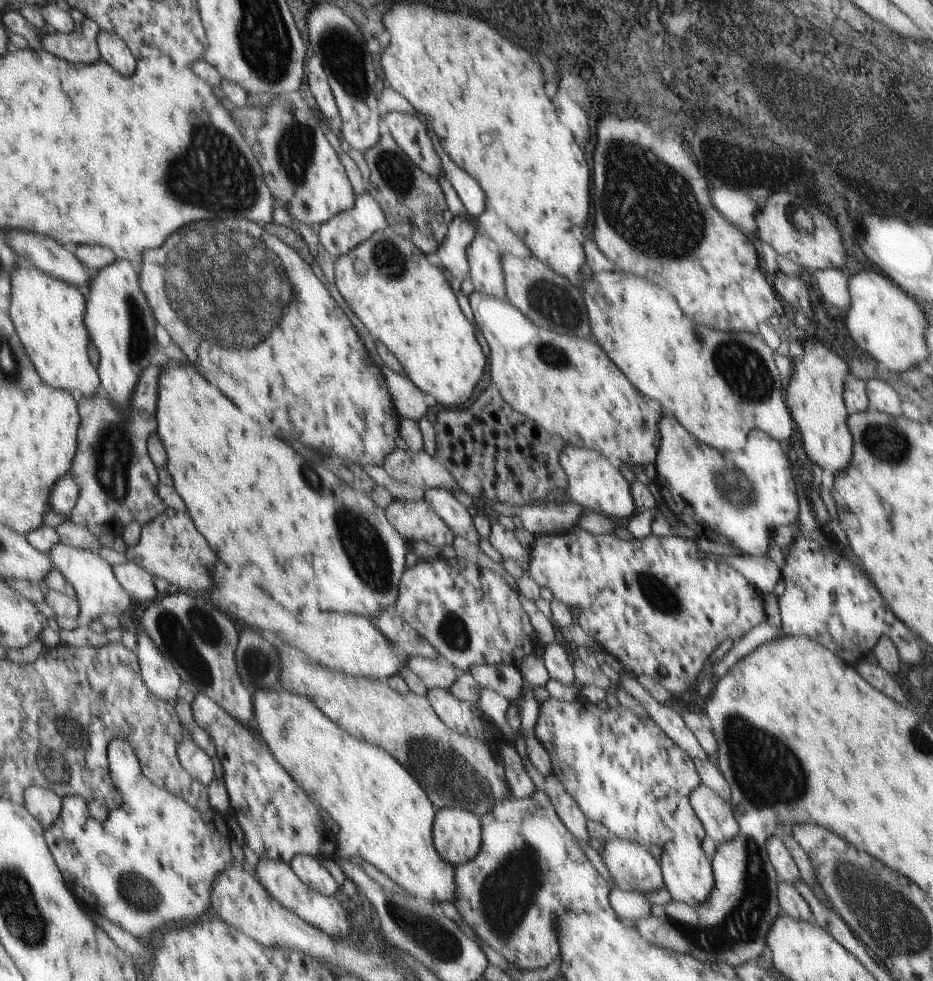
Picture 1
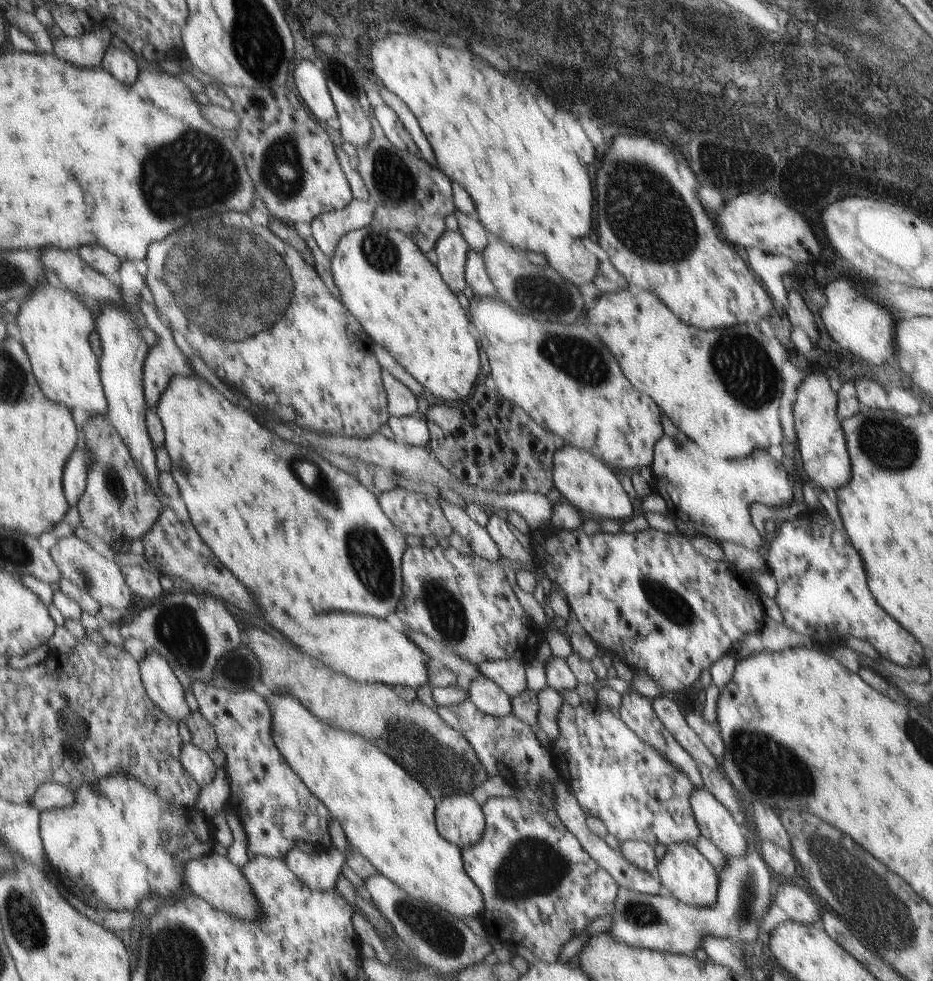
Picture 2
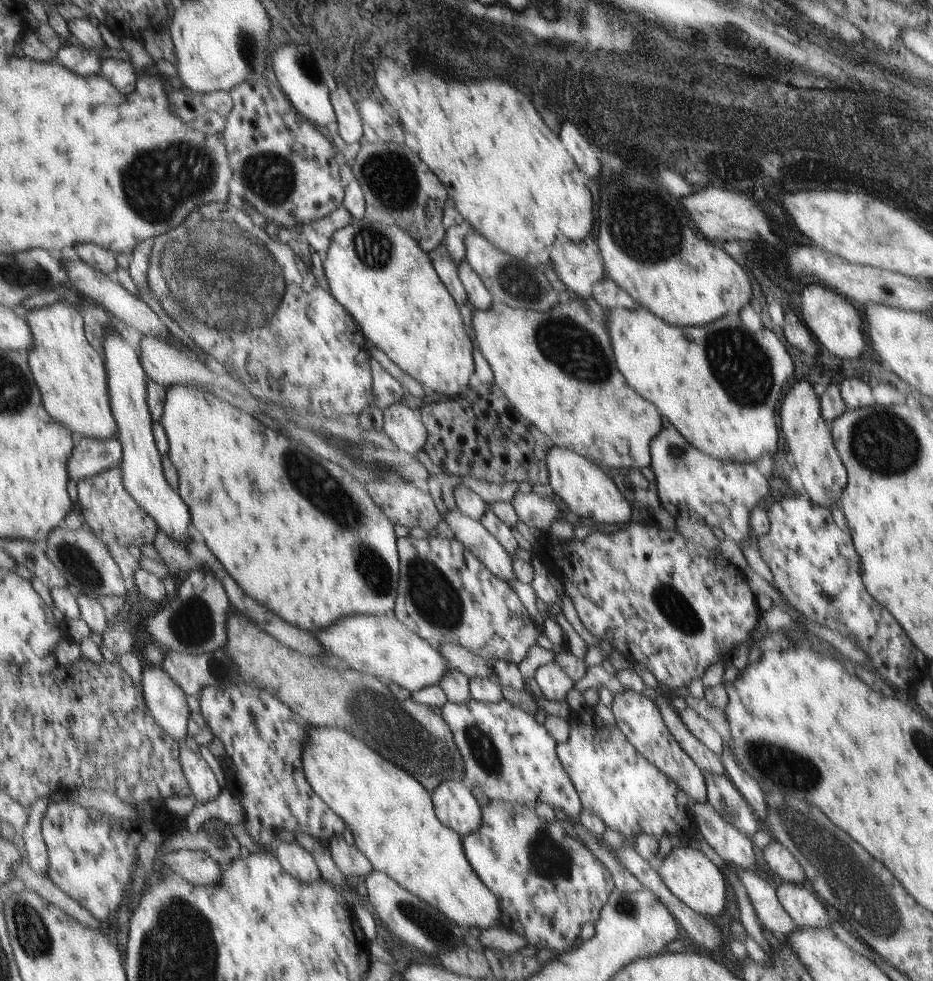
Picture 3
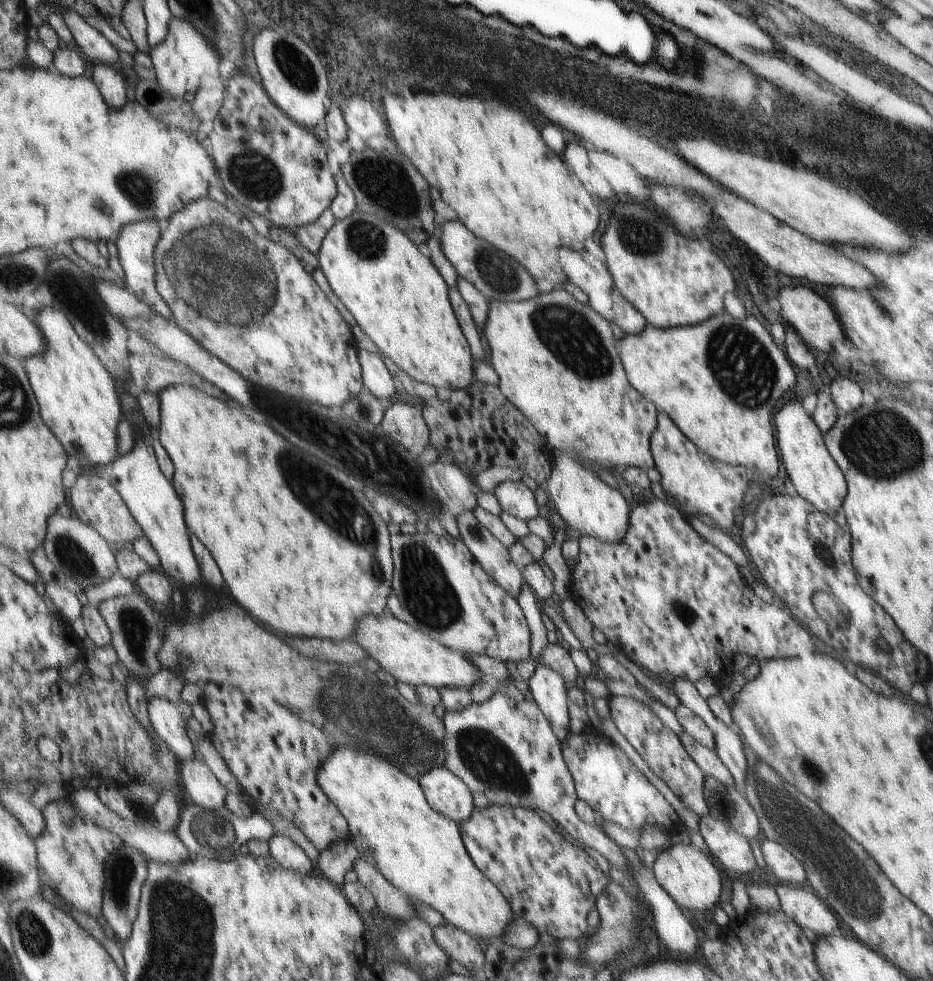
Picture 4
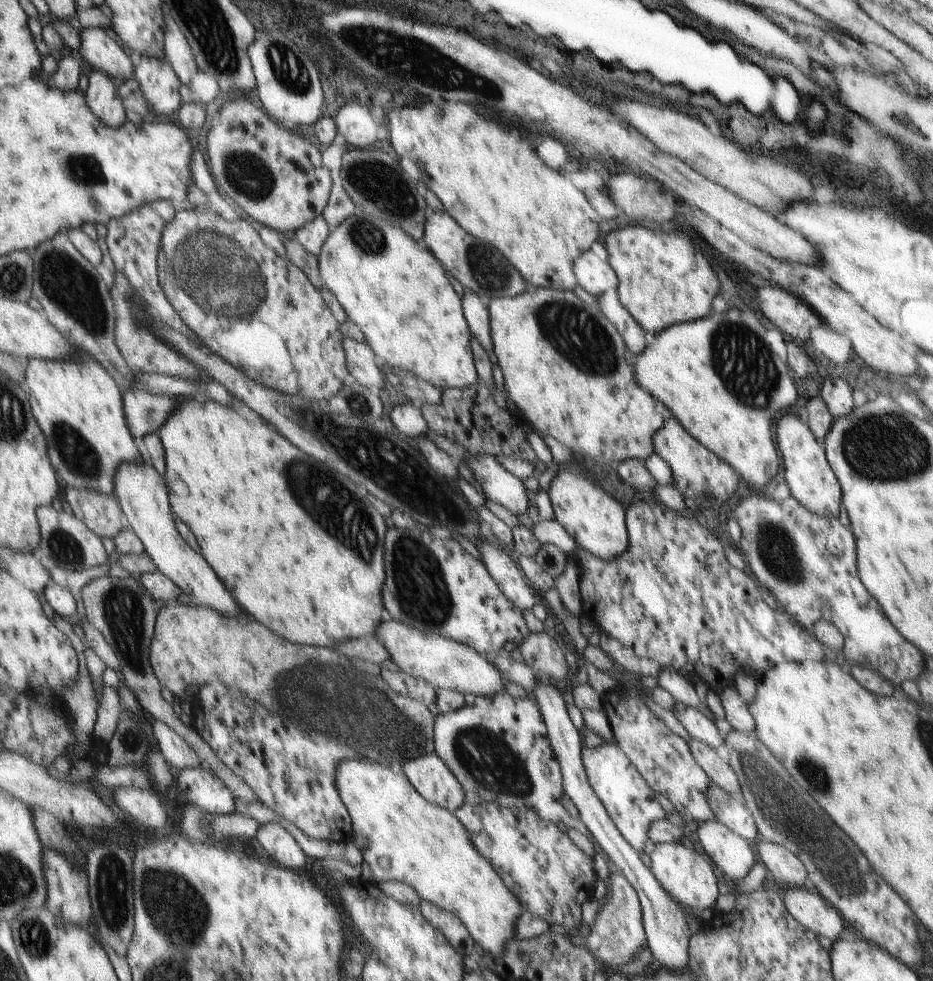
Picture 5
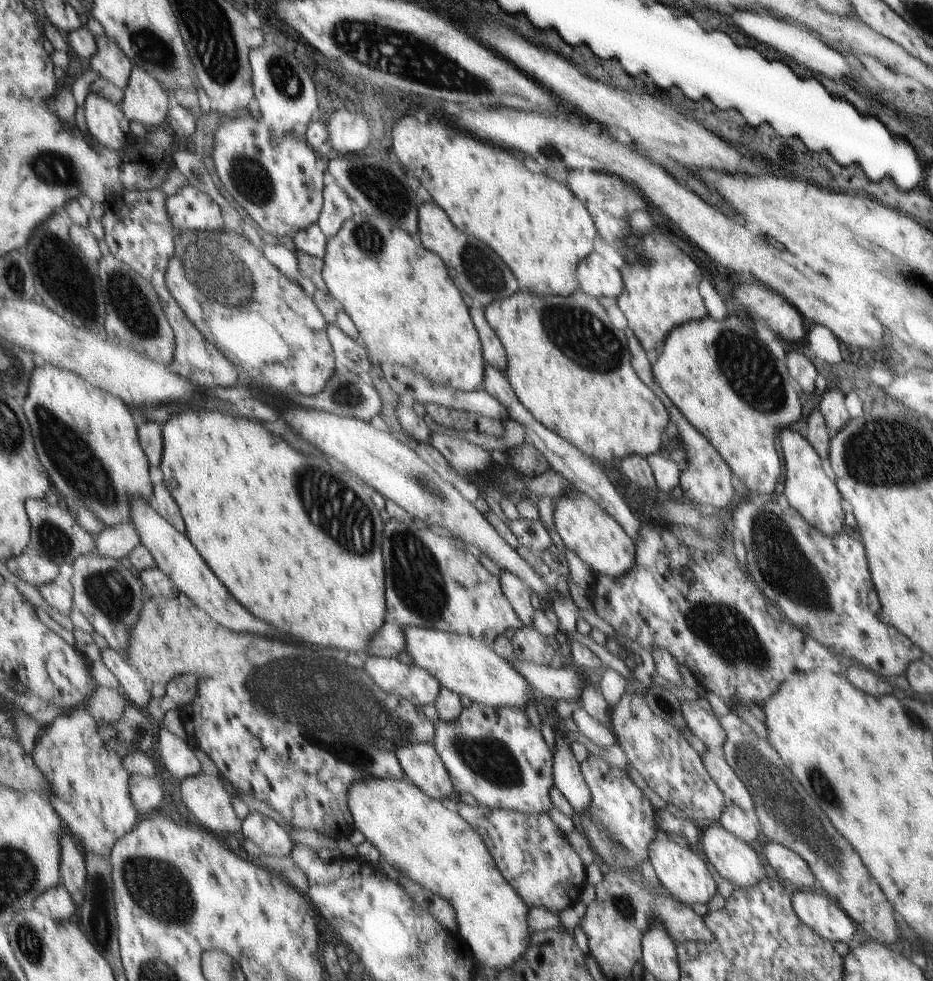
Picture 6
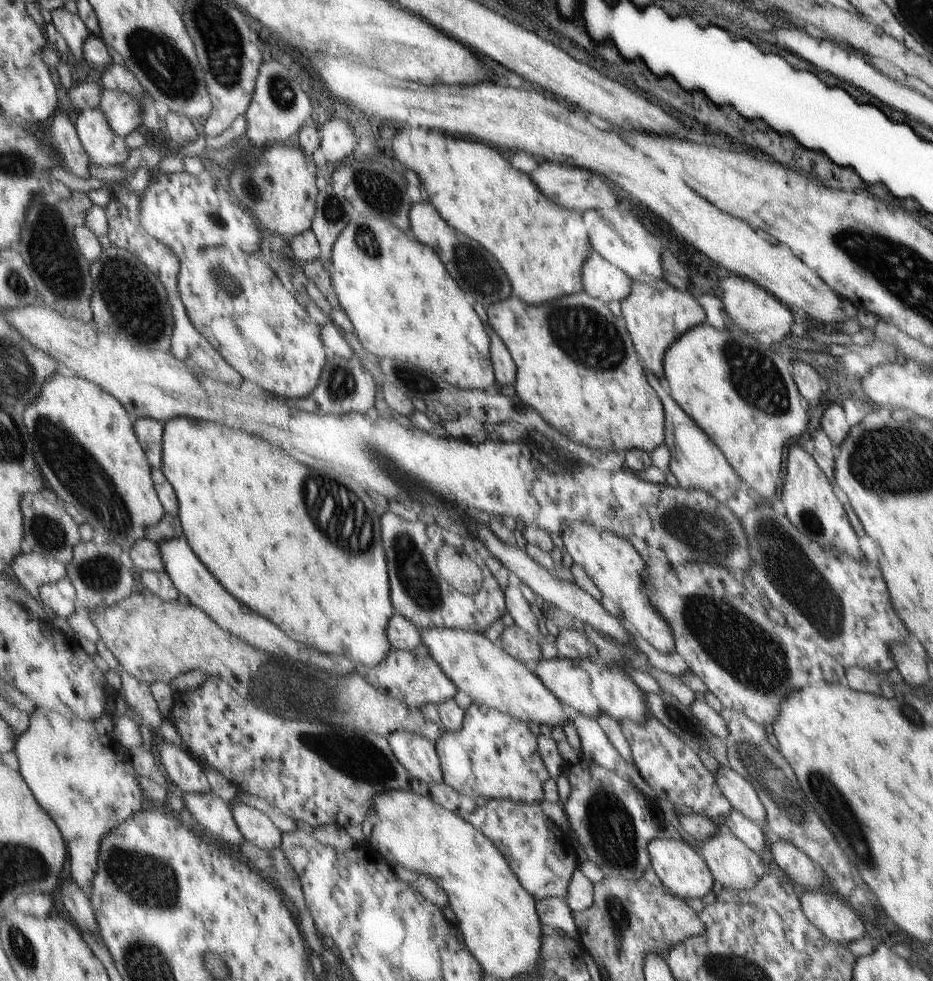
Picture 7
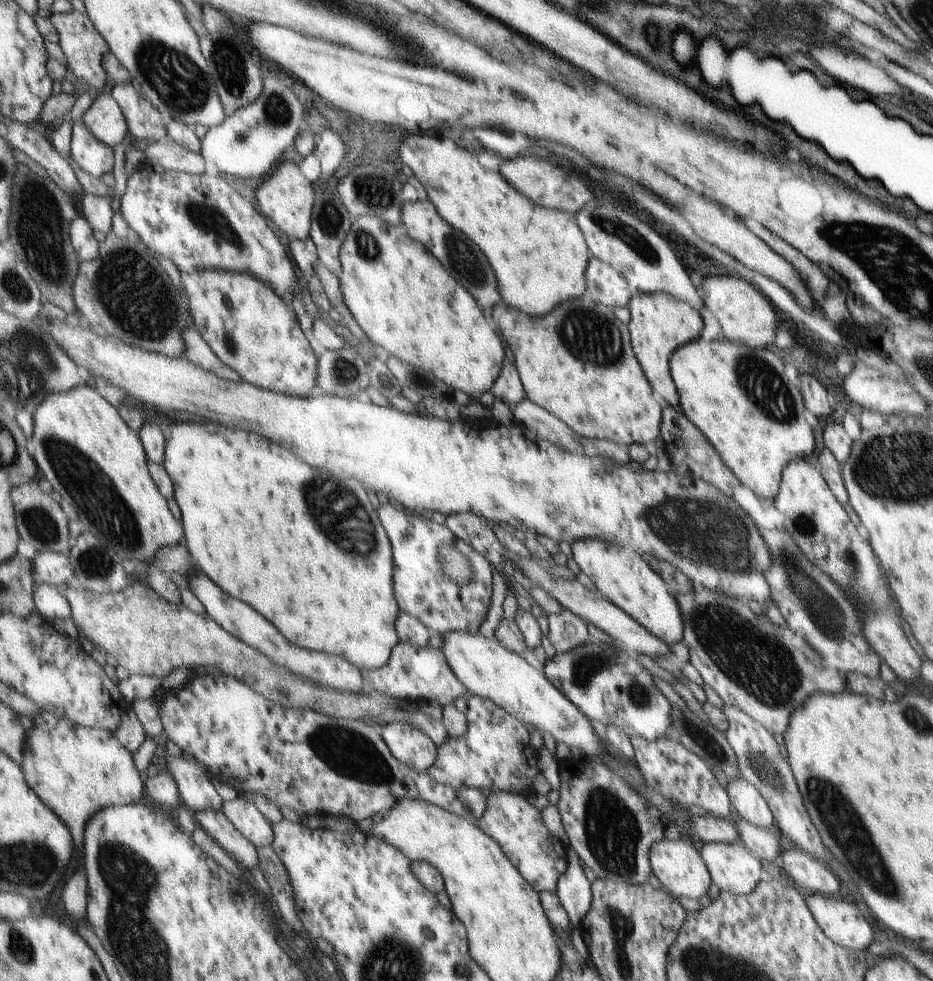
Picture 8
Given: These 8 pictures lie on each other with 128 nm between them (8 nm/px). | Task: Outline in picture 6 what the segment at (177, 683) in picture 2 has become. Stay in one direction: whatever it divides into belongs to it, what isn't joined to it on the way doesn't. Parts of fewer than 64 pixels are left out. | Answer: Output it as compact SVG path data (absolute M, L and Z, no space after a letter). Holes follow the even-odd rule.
M158 726L157 733L160 758L173 778L183 781L189 776L203 773L201 760L185 739L178 738L164 726Z

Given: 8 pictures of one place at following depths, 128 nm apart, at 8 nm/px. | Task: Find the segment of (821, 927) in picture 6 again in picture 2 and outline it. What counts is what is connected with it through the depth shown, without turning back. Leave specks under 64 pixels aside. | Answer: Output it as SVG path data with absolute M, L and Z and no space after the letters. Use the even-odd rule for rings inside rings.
M791 883L777 886L773 902L793 922L807 925L819 920L818 905L803 890Z

